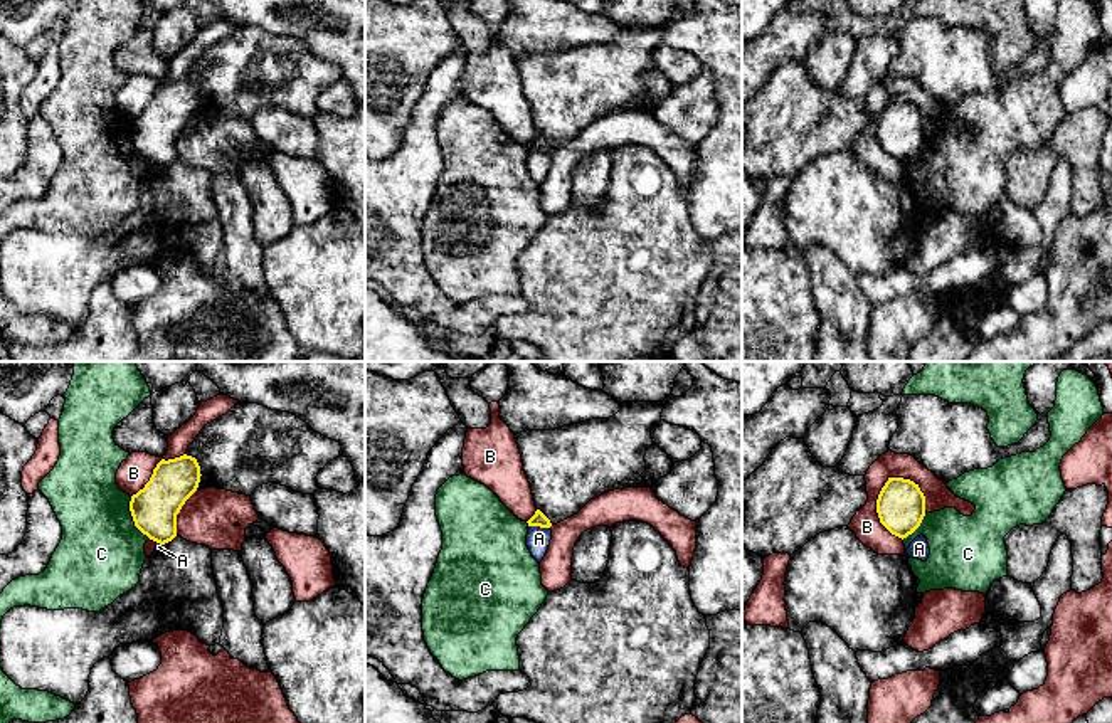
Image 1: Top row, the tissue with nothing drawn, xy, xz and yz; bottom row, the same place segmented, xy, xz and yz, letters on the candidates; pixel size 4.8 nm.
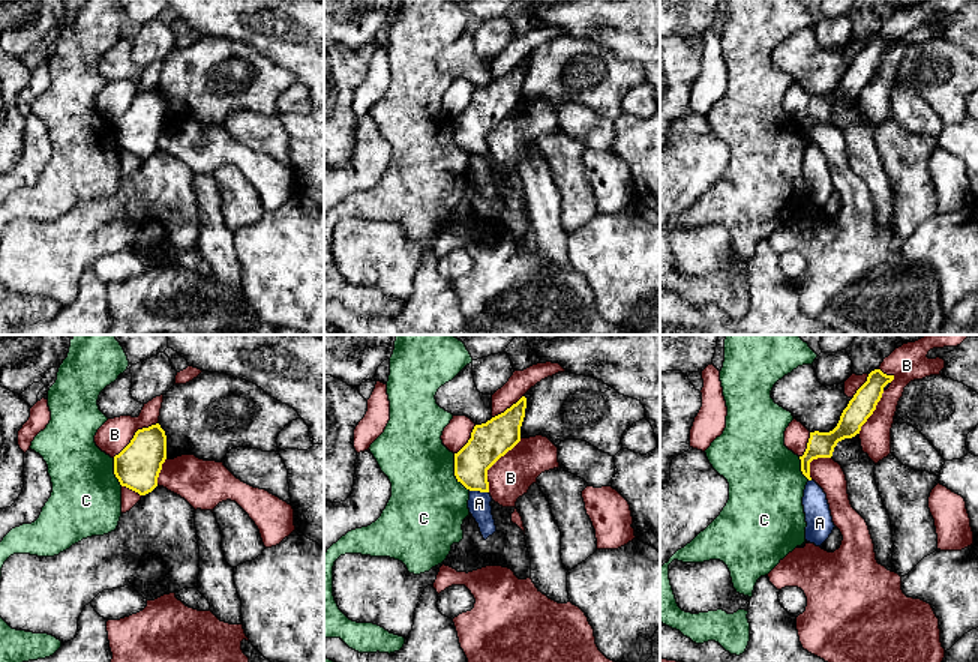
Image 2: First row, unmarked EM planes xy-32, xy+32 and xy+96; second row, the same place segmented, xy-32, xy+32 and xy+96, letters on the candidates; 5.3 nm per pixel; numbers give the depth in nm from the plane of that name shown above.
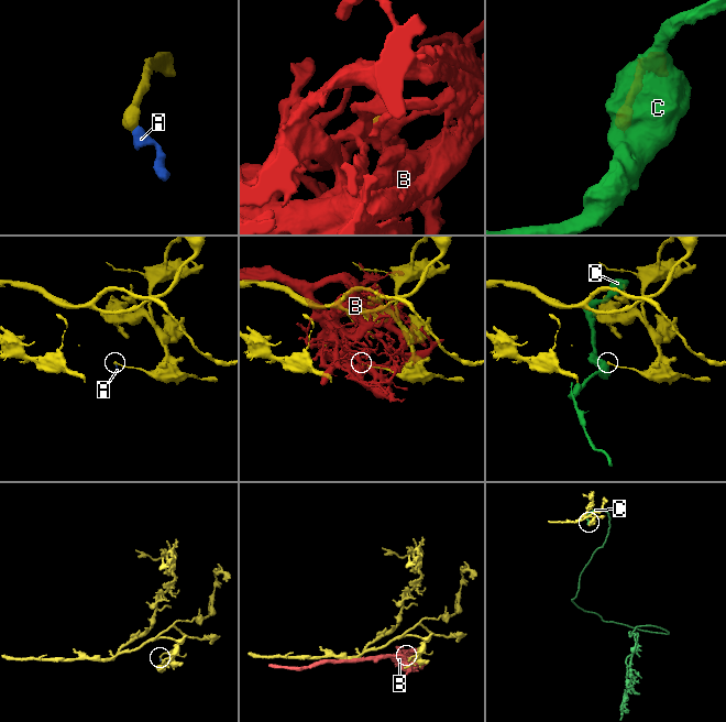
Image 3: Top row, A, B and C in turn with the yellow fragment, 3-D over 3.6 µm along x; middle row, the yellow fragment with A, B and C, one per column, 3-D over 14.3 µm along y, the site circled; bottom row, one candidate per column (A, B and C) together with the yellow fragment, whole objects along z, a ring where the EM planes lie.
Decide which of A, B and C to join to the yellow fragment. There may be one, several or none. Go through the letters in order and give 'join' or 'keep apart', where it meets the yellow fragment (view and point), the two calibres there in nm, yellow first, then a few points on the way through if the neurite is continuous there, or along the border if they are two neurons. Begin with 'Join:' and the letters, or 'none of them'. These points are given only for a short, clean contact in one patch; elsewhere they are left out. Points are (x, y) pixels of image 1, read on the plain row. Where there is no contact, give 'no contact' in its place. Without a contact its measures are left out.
Join: none of them
A: keep apart; contact xz (539, 148); calibres 70 and 110 nm; border xz (529, 148), (549, 152)
B: keep apart; contact yz (877, 133); calibres 240 and 140 nm
C: keep apart; contact xy (133, 142); calibres 220 and 420 nm

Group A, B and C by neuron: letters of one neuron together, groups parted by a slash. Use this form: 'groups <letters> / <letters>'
groups A B / C

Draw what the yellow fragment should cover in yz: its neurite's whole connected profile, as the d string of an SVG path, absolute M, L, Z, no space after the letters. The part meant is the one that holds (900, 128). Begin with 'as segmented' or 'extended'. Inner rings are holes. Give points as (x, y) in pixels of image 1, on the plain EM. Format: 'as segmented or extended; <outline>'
as segmented; M888 101L876 123L880 146L895 160L907 161L925 140L925 119L919 108L903 101Z

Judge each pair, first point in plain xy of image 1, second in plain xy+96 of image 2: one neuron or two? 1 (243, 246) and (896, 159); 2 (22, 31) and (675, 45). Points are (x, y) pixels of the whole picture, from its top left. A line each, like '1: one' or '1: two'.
1: two
2: two

